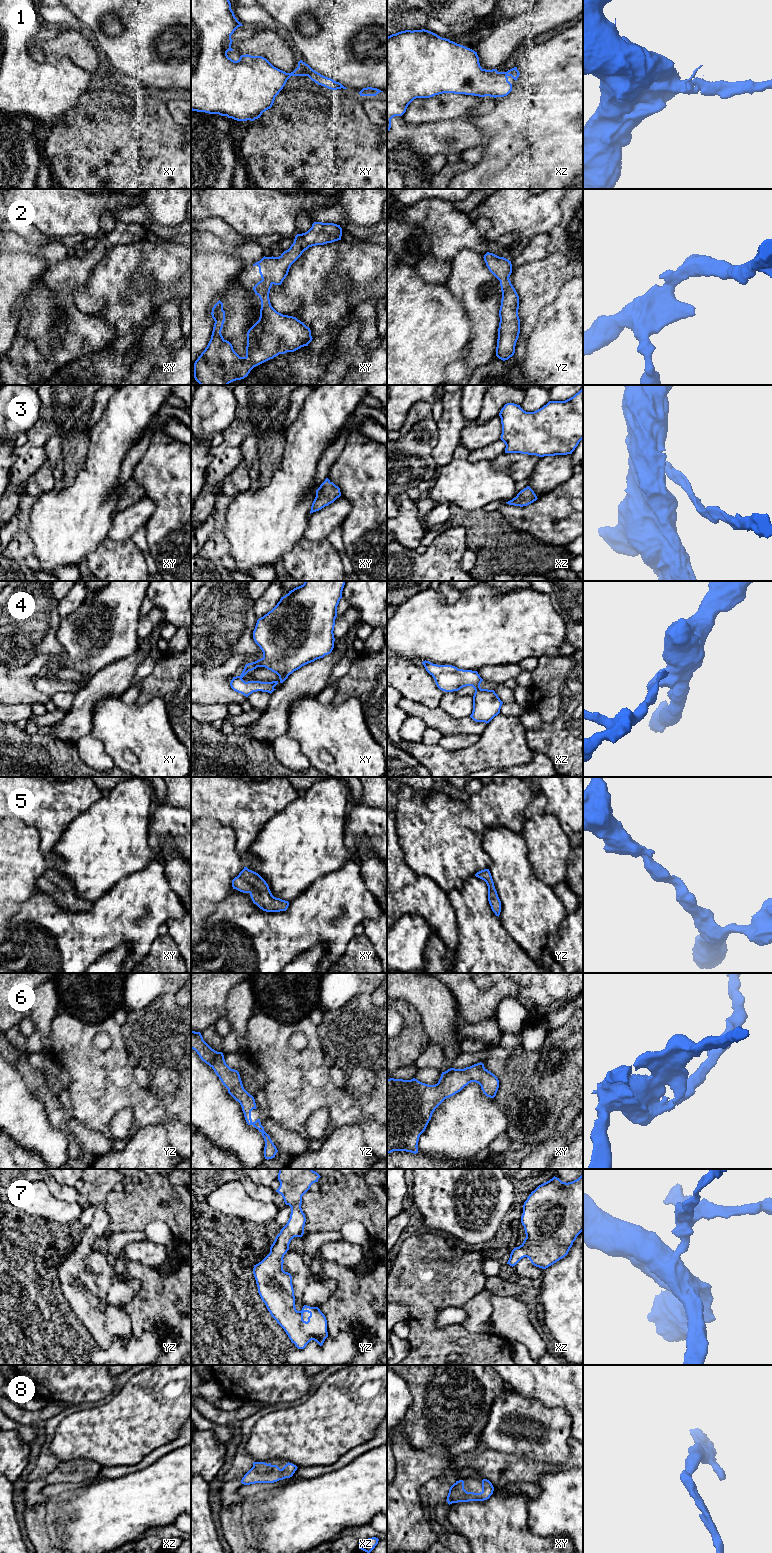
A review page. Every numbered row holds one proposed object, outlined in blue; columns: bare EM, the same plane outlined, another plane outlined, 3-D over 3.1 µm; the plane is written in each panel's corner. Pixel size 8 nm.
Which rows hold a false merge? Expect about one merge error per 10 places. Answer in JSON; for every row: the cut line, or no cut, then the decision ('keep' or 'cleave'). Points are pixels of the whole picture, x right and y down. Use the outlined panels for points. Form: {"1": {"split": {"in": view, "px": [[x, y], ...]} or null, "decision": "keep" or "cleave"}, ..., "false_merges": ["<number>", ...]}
{"1": {"split": null, "decision": "keep"}, "2": {"split": null, "decision": "keep"}, "3": {"split": null, "decision": "keep"}, "4": {"split": null, "decision": "keep"}, "5": {"split": null, "decision": "keep"}, "6": {"split": null, "decision": "keep"}, "7": {"split": null, "decision": "keep"}, "8": {"split": null, "decision": "keep"}, "false_merges": []}

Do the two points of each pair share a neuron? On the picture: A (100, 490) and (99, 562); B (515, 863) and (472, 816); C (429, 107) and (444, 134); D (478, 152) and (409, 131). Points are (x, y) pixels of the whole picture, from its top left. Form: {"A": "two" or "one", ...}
{"A": "two", "B": "two", "C": "two", "D": "two"}

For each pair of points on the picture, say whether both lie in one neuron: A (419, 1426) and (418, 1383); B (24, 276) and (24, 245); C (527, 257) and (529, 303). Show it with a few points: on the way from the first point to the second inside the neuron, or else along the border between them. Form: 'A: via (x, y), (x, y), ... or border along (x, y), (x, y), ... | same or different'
A: via (419, 1415), (419, 1394) | same
B: border along (20, 251), (33, 253), (45, 263) | different
C: border along (548, 254), (542, 259), (512, 268) | different

